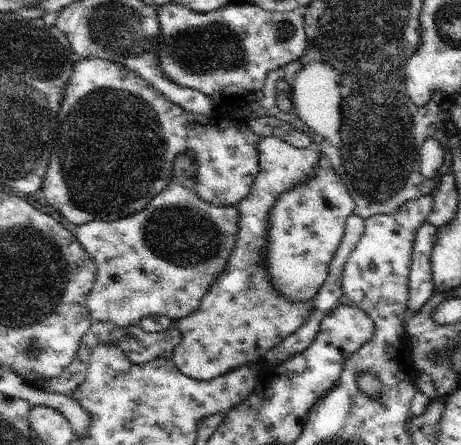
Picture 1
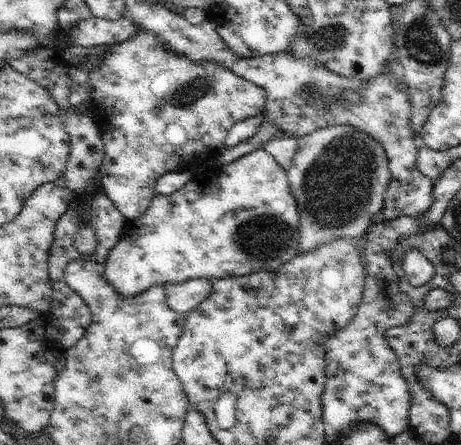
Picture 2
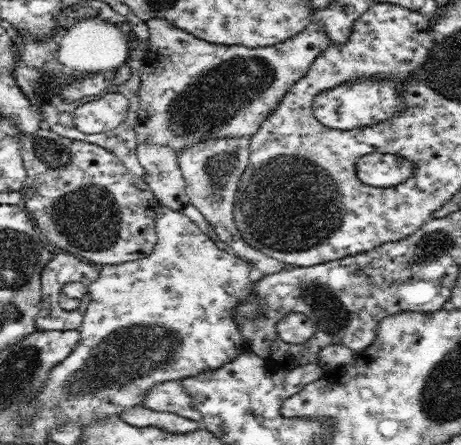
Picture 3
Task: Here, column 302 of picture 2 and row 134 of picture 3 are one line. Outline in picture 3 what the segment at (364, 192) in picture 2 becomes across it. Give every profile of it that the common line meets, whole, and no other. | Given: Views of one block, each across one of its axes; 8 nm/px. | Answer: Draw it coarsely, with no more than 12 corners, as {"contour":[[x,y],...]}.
{"contour":[[146,22],[138,142],[252,138],[332,46]]}

